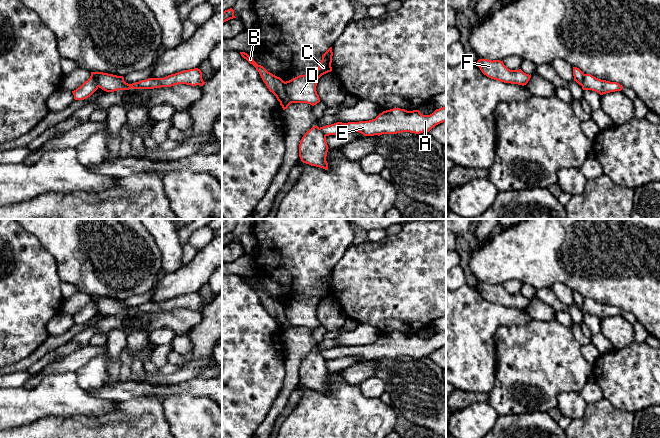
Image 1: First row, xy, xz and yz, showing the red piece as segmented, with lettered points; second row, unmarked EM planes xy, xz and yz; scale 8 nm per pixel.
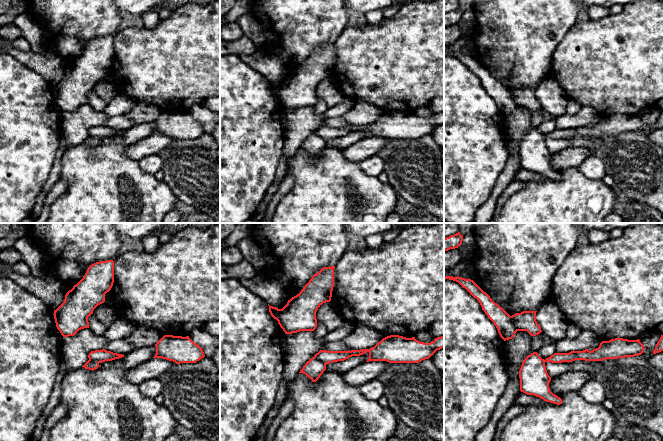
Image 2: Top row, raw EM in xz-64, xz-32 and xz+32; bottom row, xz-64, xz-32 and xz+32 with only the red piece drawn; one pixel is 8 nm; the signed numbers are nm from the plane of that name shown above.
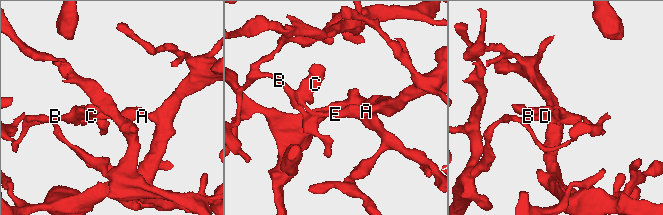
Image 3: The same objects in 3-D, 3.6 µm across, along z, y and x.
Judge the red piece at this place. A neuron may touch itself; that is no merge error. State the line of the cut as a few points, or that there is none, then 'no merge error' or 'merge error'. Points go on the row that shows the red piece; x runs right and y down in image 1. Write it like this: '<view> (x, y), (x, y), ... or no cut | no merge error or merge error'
xz (284, 82), (286, 95), (291, 102) | merge error

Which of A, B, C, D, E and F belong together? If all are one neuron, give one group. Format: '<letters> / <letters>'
A C D E F / B

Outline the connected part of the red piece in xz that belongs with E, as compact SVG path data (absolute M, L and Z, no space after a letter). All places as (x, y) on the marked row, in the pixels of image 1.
M446 107L436 109L430 115L423 115L419 110L407 111L393 108L383 111L375 119L369 121L337 122L319 129L326 136L339 135L352 131L359 132L364 136L382 134L397 134L410 132L420 134L429 132L436 125L446 122Z

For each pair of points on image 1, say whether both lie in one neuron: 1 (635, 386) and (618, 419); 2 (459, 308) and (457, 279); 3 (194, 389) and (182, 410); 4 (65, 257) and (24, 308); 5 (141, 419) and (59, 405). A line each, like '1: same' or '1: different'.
1: different
2: different
3: different
4: different
5: different

